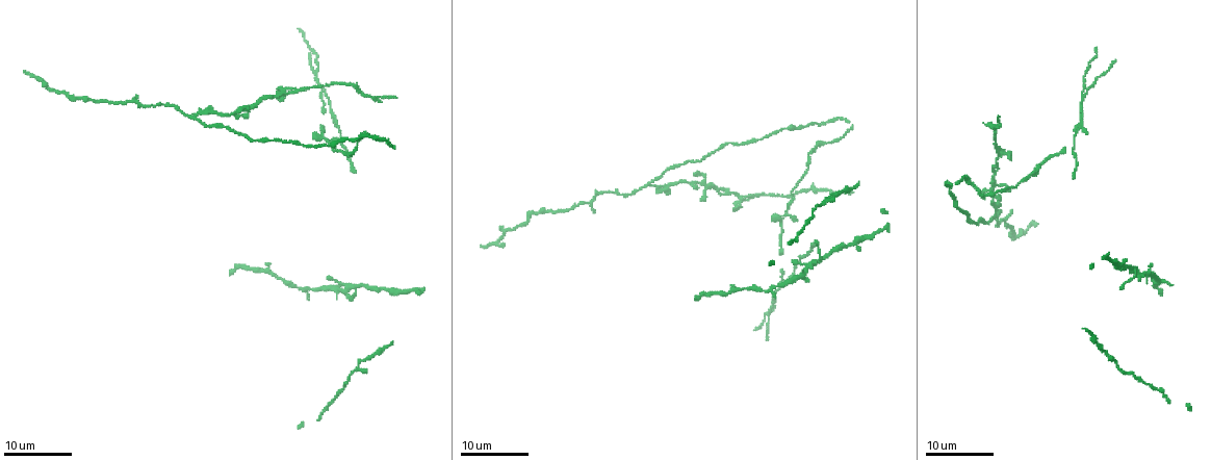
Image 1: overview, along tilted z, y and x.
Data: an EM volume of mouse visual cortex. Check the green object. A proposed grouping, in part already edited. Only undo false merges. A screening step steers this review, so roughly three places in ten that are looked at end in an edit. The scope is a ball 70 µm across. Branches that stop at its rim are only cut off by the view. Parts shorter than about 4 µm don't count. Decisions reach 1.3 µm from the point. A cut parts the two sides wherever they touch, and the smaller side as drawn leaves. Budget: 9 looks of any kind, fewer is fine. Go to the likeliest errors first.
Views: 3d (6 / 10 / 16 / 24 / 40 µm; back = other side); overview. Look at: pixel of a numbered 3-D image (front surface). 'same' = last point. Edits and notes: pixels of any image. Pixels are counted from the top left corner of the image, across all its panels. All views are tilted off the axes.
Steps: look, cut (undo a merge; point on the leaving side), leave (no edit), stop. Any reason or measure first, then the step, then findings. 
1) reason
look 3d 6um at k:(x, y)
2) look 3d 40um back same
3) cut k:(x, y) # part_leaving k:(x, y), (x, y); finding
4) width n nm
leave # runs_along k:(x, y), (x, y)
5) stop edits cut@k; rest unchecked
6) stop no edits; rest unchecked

three arms meet
look 3d 16um at 1:(190, 117)

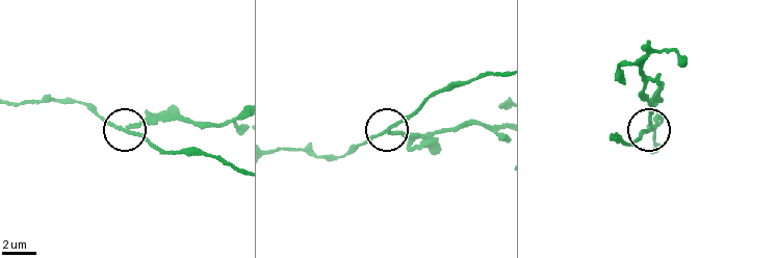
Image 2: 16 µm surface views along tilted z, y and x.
look 3d 6um at 2:(648, 127)

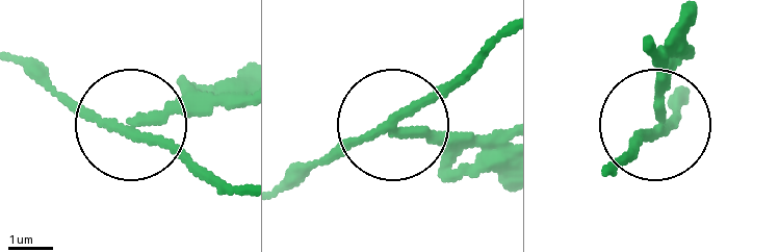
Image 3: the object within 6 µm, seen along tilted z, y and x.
arms 3
cut 3:(200, 112) # part_leaving 3:(139, 121), (236, 106); two neurons meet here

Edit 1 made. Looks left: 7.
look overview

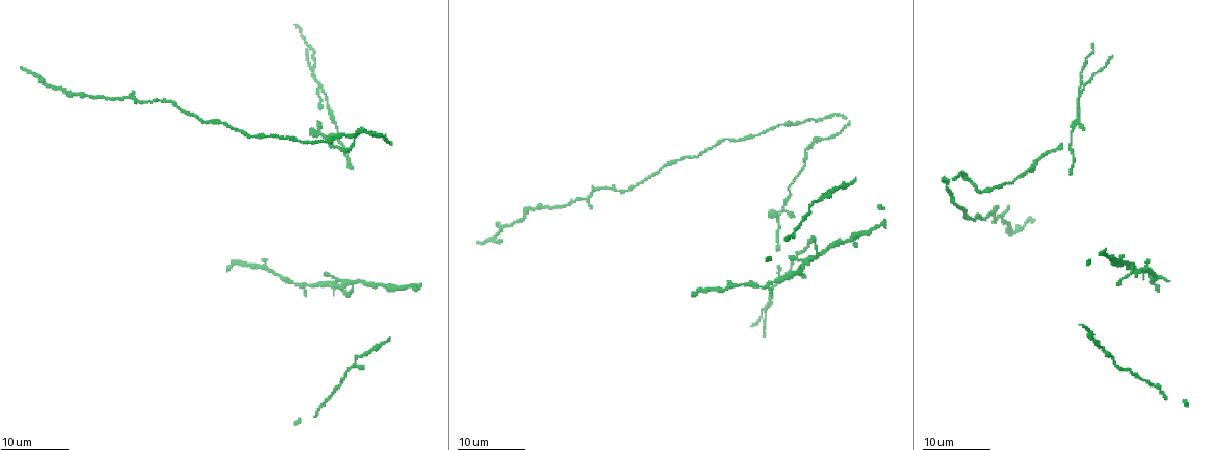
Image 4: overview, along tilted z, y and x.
four arms meet
look 3d 16um at 4:(345, 286)

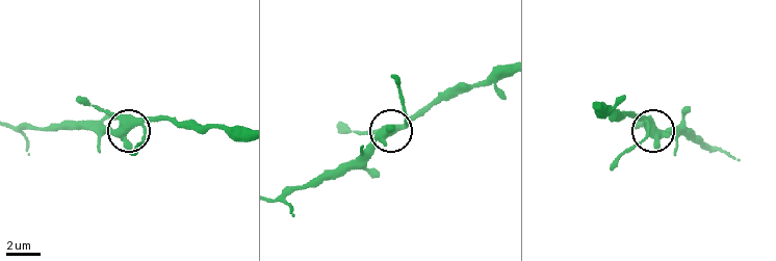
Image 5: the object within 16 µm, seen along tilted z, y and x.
look 3d 6um at 5:(389, 133)

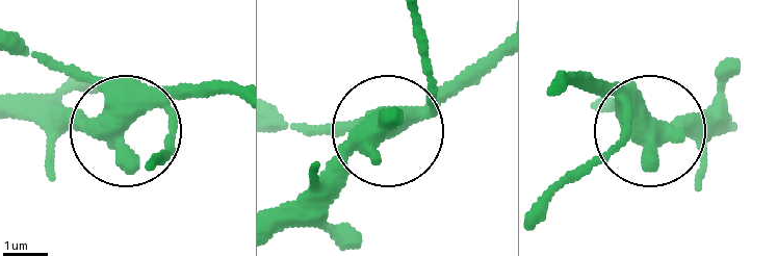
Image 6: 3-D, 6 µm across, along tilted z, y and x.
look 3d 6um back at 6:(642, 125)

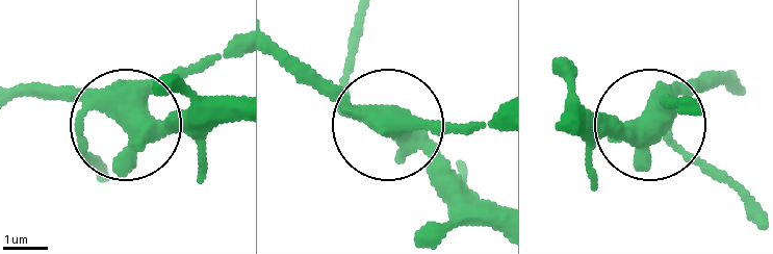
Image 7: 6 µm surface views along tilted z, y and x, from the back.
width 450 nm
leave # one neuron here

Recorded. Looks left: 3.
narrows sharply
look 3d 16um at 4:(582, 199)

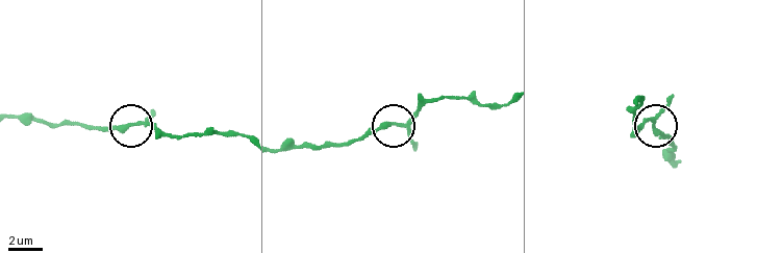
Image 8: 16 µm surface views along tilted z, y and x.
look 3d 6um at 8:(136, 123)

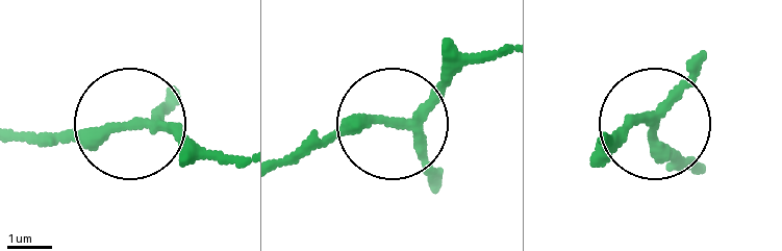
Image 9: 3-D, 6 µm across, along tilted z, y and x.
leave # runs_along 9:(503, 52), (469, 57), (411, 115), (293, 147); one neuron here

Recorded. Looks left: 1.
stop edits cut@3; rest unchecked

